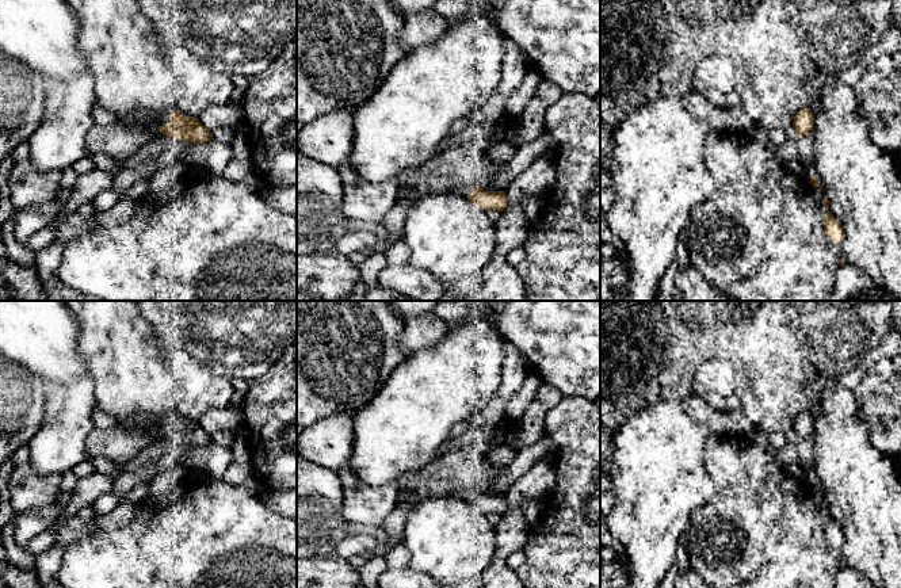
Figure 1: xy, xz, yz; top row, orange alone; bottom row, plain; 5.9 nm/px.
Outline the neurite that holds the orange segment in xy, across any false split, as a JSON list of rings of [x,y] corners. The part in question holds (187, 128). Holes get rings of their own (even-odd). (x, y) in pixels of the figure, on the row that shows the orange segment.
[[[138,110],[134,112],[134,117],[138,121],[146,121],[164,135],[180,137],[184,142],[205,144],[213,140],[211,131],[199,122],[199,118],[186,115],[177,110],[171,110],[163,115]]]

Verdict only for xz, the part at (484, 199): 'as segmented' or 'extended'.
extended

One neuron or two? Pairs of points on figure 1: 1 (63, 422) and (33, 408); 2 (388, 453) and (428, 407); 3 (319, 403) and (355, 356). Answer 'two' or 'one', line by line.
1: two
2: one
3: one

